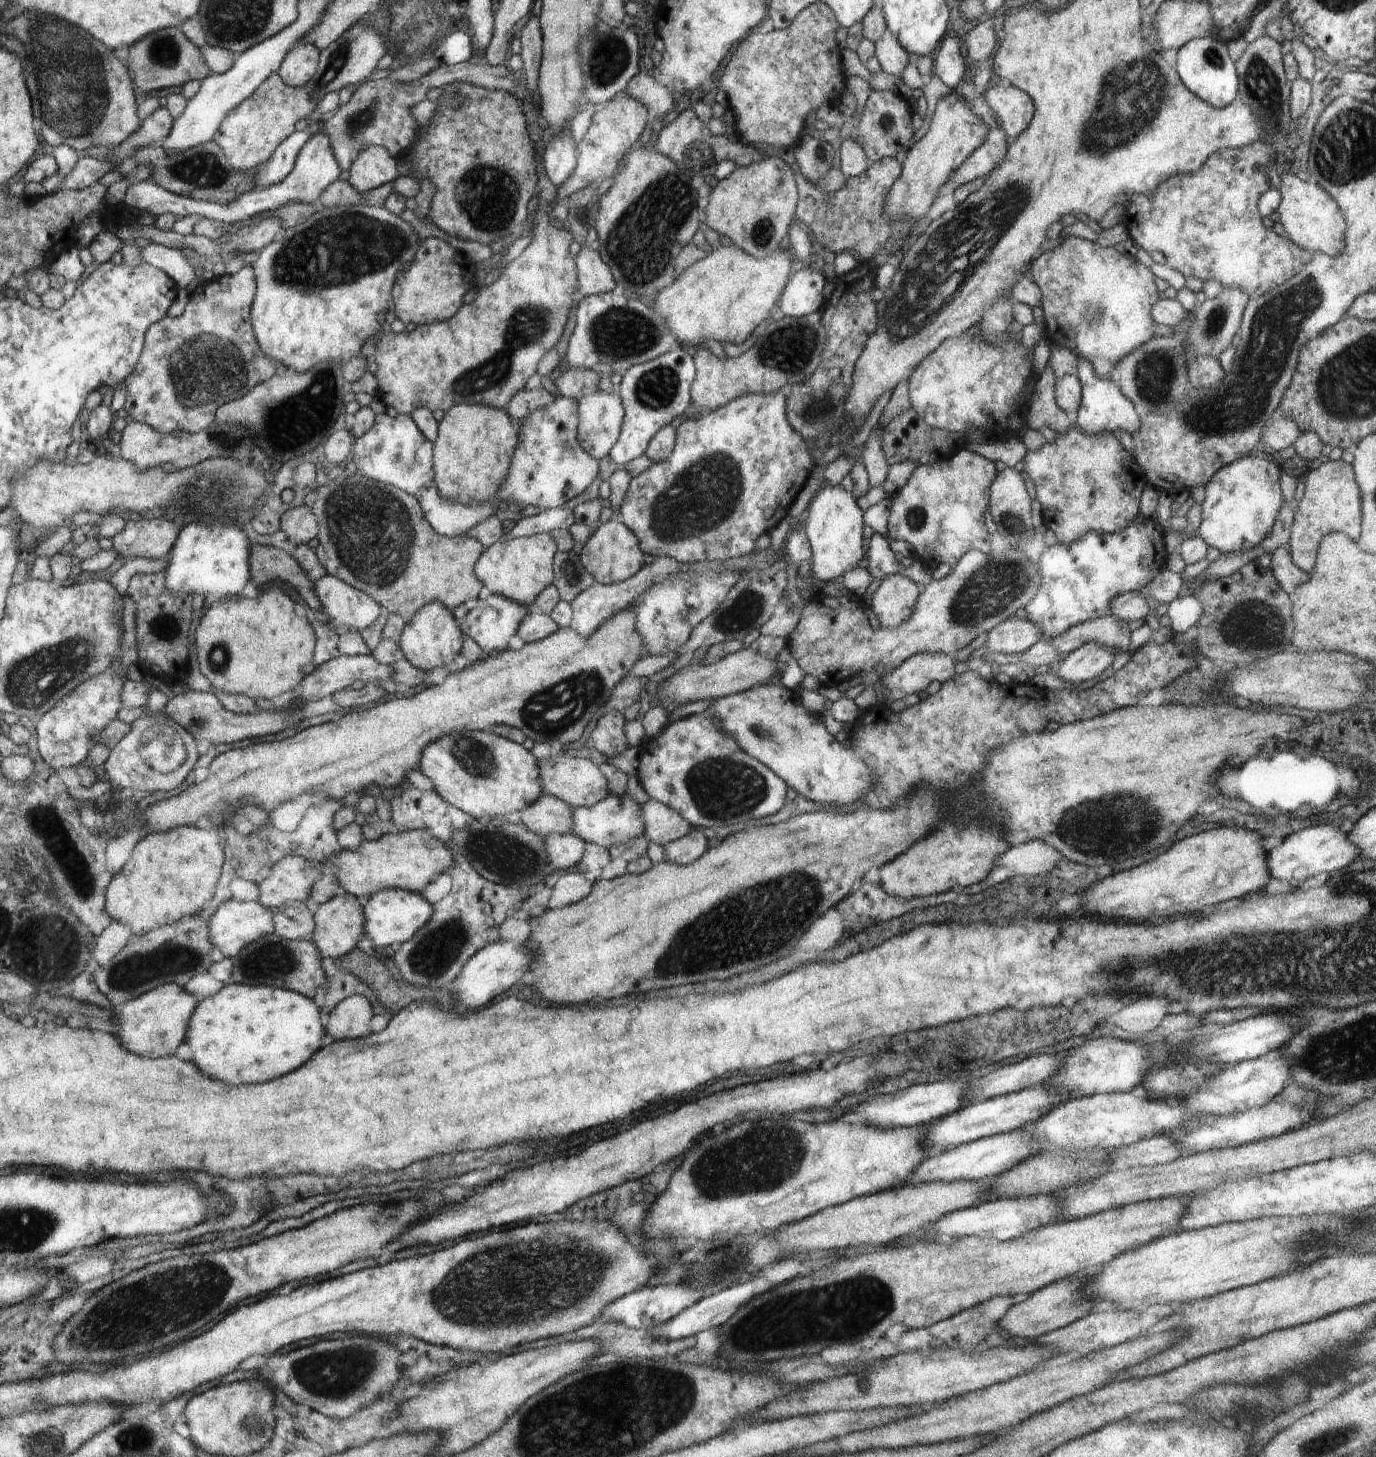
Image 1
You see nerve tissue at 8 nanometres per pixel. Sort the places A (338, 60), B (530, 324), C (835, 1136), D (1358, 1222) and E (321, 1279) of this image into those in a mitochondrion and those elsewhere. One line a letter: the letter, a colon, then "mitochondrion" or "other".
A: mitochondrion
B: mitochondrion
C: other
D: other
E: other

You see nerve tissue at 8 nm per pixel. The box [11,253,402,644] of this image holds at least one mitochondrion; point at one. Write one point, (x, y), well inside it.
(202, 368)

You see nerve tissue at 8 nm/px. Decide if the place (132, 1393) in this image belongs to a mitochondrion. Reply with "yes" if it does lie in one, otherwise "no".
no

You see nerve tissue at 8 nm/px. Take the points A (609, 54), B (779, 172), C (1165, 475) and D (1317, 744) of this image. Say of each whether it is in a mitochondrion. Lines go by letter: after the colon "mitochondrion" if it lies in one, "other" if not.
A: mitochondrion
B: other
C: other
D: other

